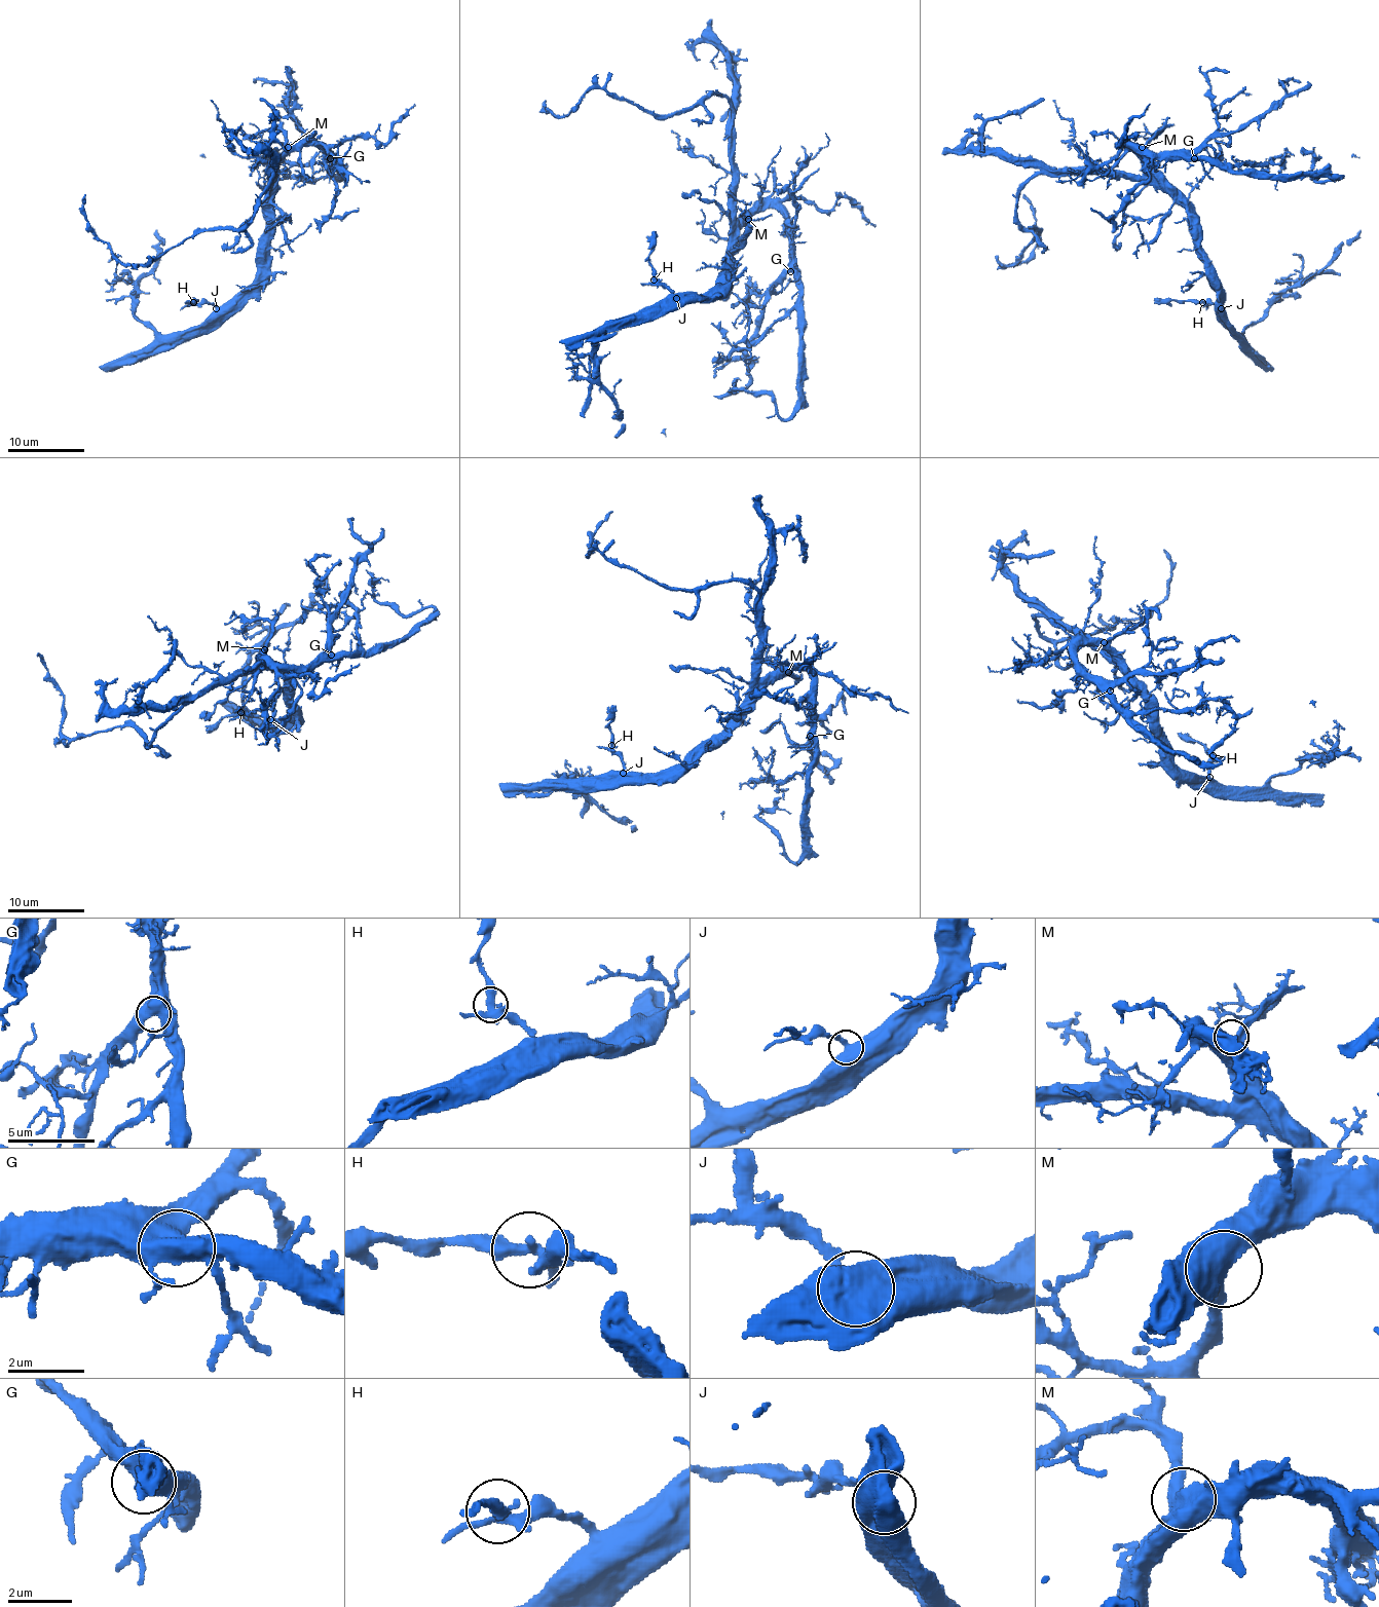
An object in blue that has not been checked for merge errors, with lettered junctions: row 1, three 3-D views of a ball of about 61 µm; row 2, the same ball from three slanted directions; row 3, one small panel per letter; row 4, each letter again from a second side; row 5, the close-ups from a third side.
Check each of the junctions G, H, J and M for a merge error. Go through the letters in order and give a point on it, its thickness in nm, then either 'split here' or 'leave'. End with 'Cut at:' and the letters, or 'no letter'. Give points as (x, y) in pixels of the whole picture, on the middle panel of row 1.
G: place (790, 271); calibre 550 nm; leave
H: place (654, 279); calibre 340 nm; leave
J: place (676, 298); calibre 500 nm; leave
M: place (748, 219); calibre 600 nm; leave
Cut at: no letter

